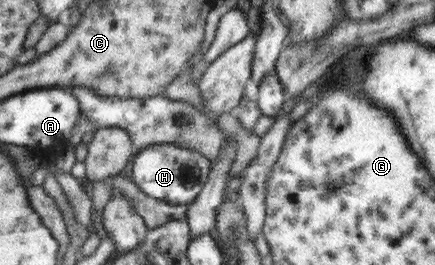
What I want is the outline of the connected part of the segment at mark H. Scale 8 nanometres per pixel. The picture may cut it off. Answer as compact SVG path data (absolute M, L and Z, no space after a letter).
M170 143L153 144L141 152L136 152L129 173L143 194L173 205L190 205L202 193L209 180L212 162L197 150Z

